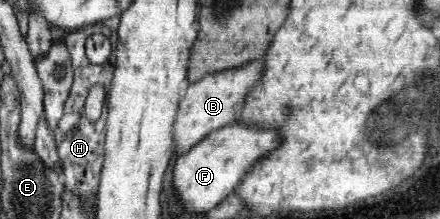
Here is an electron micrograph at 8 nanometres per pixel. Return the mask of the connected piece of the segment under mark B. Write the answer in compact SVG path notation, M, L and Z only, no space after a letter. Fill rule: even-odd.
M264 56L249 62L246 66L229 68L225 71L209 74L198 82L186 84L184 97L176 110L176 121L173 123L173 144L175 154L185 154L209 134L232 123L245 105L245 96L249 88L261 80L265 72Z

